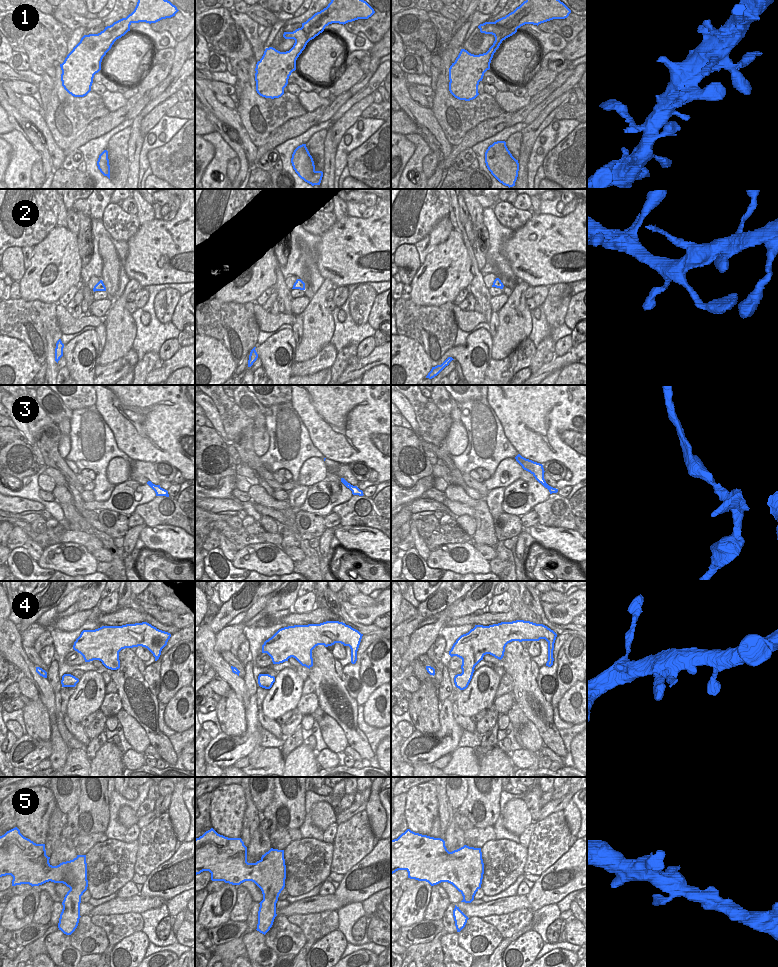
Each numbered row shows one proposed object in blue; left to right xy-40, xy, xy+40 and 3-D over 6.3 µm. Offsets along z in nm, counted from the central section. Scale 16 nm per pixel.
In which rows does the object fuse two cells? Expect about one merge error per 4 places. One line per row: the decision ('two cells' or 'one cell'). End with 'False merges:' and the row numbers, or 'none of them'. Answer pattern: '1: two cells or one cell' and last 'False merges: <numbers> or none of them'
1: one cell
2: one cell
3: one cell
4: one cell
5: one cell
False merges: none of them

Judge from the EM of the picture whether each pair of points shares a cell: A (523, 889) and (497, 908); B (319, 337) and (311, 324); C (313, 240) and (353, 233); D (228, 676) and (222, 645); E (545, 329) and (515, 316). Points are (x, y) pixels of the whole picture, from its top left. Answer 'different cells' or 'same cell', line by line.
A: different cells
B: same cell
C: different cells
D: different cells
E: different cells

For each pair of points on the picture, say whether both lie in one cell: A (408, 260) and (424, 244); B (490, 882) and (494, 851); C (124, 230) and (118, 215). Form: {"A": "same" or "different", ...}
{"A": "different", "B": "same", "C": "same"}

